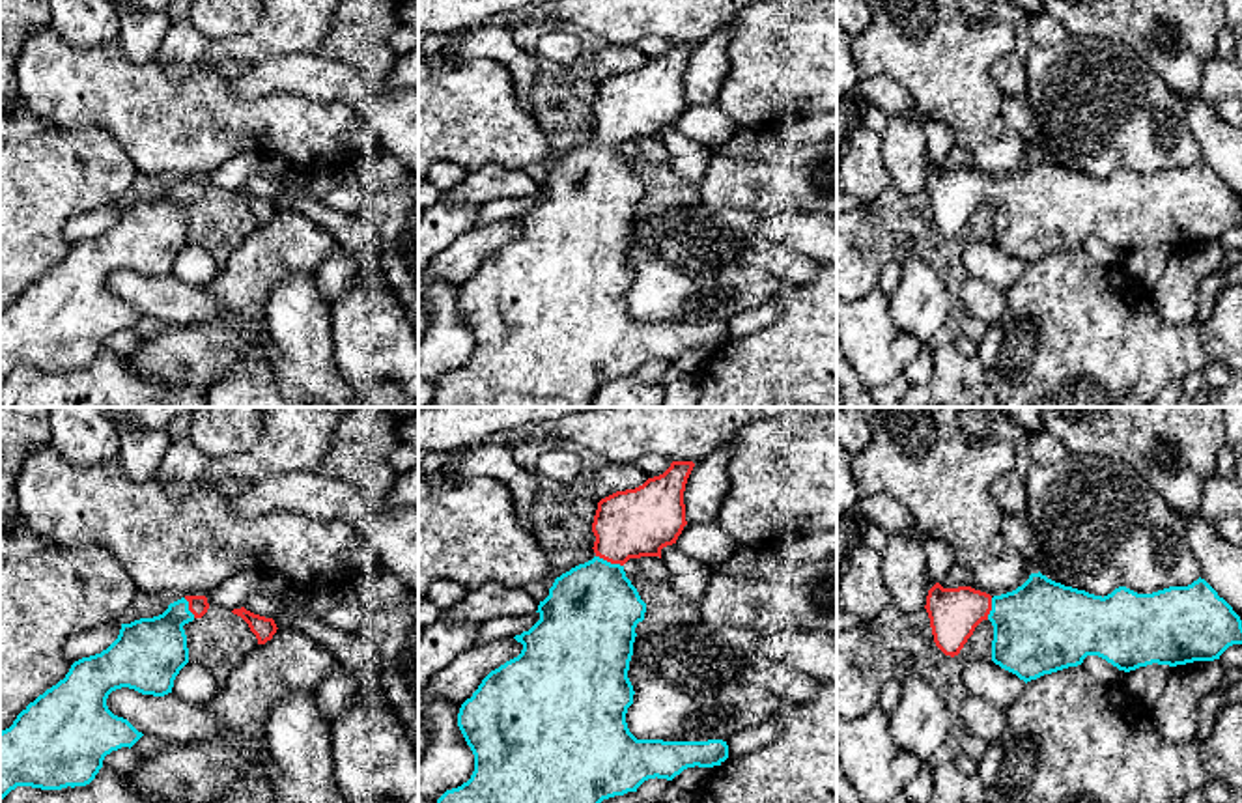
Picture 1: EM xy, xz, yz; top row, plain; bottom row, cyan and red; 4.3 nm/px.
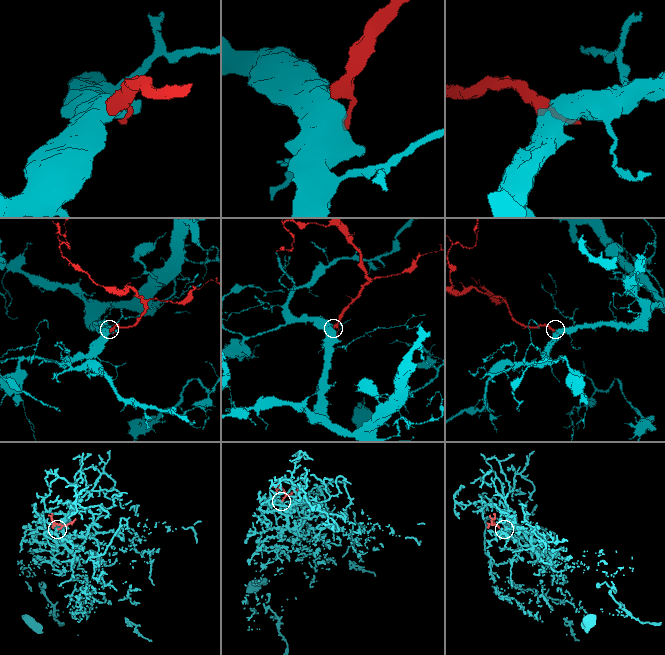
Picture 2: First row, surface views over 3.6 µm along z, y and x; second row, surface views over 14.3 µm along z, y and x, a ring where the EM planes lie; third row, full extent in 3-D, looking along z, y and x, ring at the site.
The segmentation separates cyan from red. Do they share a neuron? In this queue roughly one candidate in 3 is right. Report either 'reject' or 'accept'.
accept

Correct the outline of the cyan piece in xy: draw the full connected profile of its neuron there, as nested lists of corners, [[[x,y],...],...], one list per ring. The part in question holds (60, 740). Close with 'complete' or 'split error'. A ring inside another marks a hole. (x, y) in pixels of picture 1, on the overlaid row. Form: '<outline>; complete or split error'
[[[185,596],[159,616],[121,624],[118,639],[106,650],[75,661],[64,680],[30,702],[13,725],[0,732],[0,801],[17,786],[86,786],[103,768],[106,754],[131,749],[144,734],[108,710],[108,695],[121,687],[153,697],[172,693],[176,676],[189,663],[183,626],[202,618],[207,609],[205,596]]]; split error

